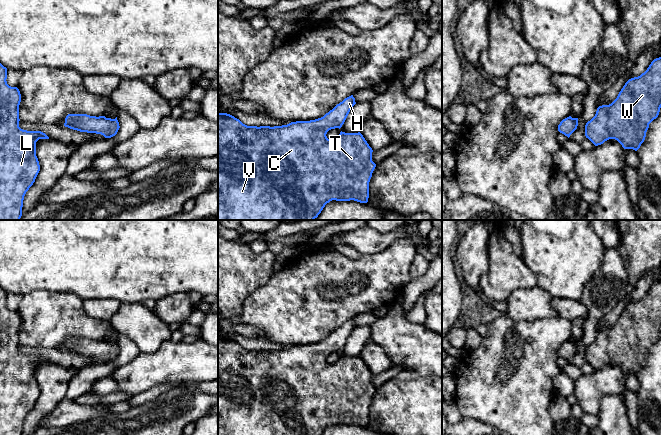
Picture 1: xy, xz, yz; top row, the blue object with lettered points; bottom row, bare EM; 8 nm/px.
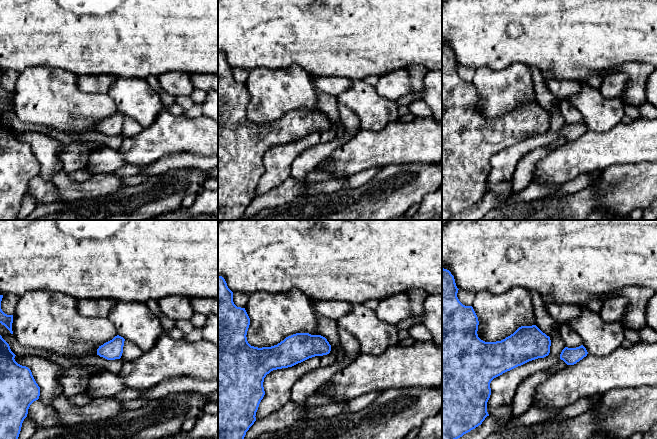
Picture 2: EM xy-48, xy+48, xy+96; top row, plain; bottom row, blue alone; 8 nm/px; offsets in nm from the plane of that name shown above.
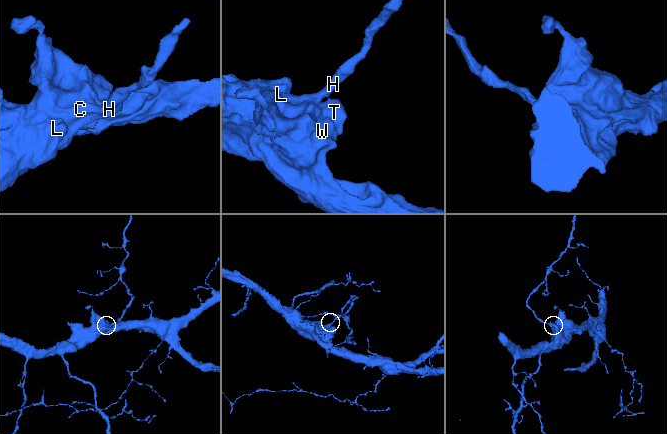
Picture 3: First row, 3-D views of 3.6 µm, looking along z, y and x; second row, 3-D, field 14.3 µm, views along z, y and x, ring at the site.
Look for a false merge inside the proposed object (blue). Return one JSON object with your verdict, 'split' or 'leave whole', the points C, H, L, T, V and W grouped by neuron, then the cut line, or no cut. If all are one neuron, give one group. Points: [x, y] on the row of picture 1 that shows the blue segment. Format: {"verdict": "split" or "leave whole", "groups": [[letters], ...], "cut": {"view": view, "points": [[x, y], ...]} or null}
{"verdict": "leave whole", "groups": [["C", "H", "L", "T", "V", "W"]], "cut": null}

